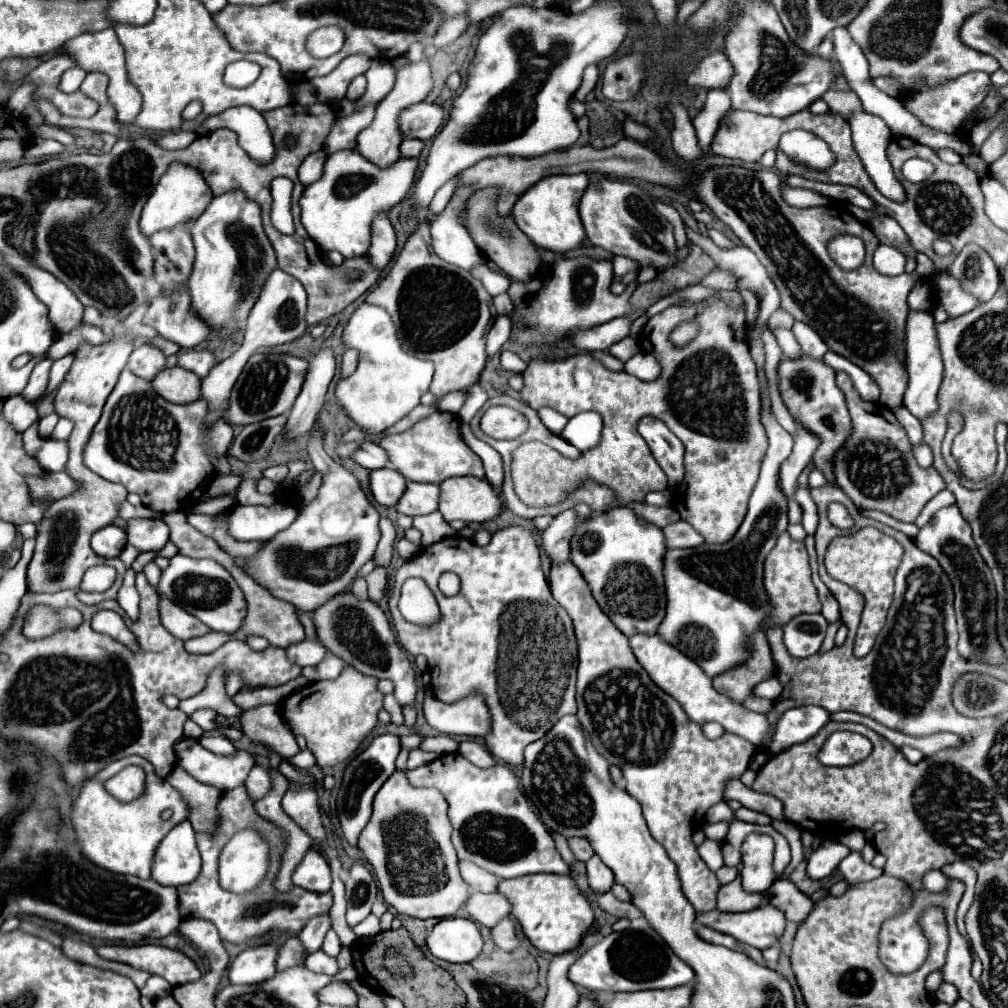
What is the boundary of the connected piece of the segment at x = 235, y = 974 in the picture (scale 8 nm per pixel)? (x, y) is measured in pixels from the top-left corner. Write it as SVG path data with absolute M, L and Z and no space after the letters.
M280 944L248 946L240 952L228 968L230 984L258 984L274 976Z

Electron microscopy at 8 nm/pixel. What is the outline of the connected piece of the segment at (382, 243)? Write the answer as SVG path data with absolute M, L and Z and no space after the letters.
M382 214L372 224L372 246L368 250L368 258L372 260L374 266L384 268L390 262L394 250L396 250L396 234L388 216Z

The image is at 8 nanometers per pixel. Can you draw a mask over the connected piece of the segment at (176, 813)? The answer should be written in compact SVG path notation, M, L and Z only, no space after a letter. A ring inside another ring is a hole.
M126 756L122 760L110 762L102 772L98 772L92 780L88 780L82 788L78 798L72 804L72 824L80 842L80 848L84 852L84 856L94 864L110 870L110 872L118 872L118 874L132 874L138 878L150 878L150 868L152 868L152 858L154 858L154 850L160 844L160 840L182 820L188 820L190 816L190 808L186 806L184 798L180 798L178 790L174 790L166 780L160 780L154 772L154 768L150 766L150 762L146 762L140 756ZM136 764L146 772L146 788L144 794L132 802L118 802L112 794L106 792L104 788L104 780L112 778L114 774L118 774L122 768ZM170 808L172 810L172 818L164 820L160 814L162 810Z

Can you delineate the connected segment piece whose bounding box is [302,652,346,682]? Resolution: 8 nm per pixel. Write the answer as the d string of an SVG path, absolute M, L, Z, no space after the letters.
M326 654L326 658L312 668L304 668L302 674L308 682L318 682L318 680L334 680L340 676L340 672L346 668L346 662L342 662L338 656L334 654Z

